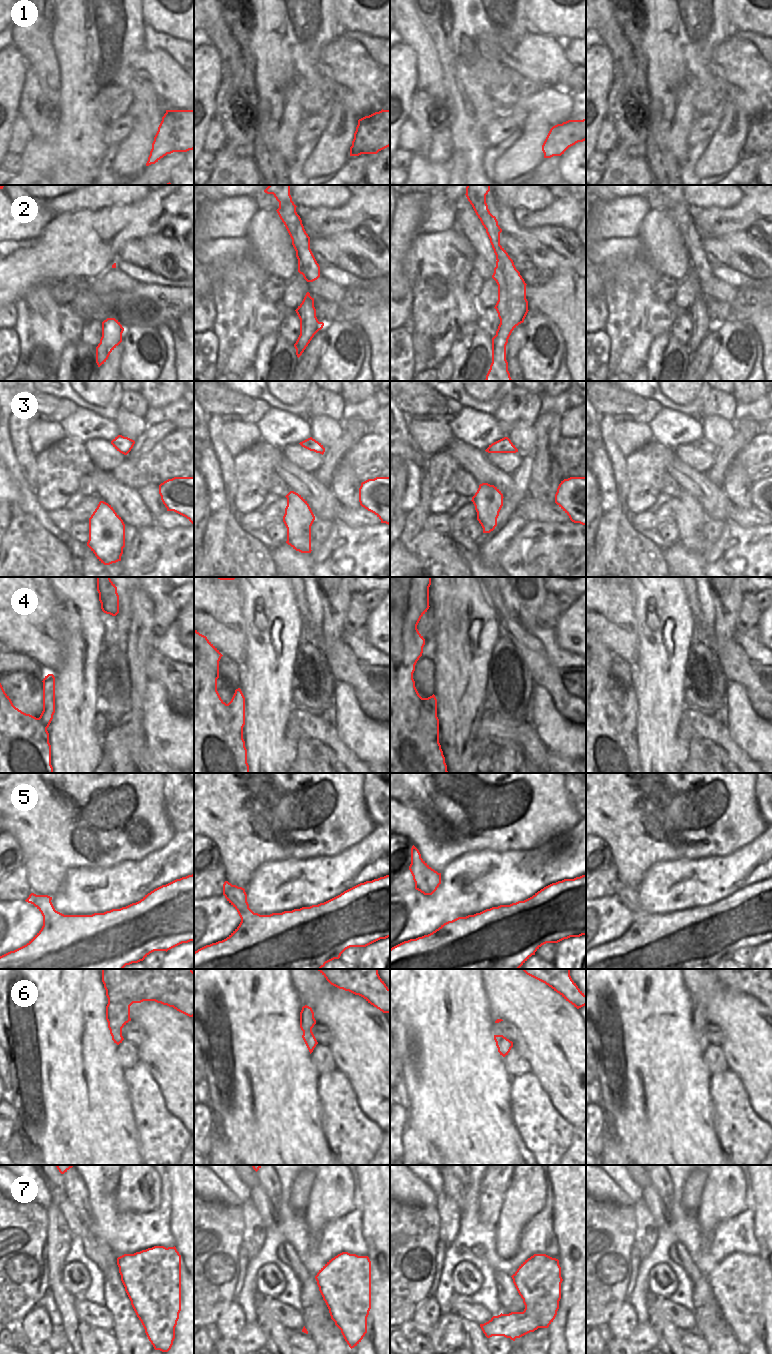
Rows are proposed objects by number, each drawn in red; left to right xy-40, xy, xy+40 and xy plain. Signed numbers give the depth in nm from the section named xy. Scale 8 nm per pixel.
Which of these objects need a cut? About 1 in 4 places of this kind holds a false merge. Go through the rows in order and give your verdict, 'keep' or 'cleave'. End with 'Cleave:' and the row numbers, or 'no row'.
1: cleave
2: cleave
3: keep
4: cleave
5: keep
6: keep
7: cleave
Cleave: 1, 2, 4, 7

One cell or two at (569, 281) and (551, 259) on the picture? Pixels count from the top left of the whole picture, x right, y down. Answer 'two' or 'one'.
two

